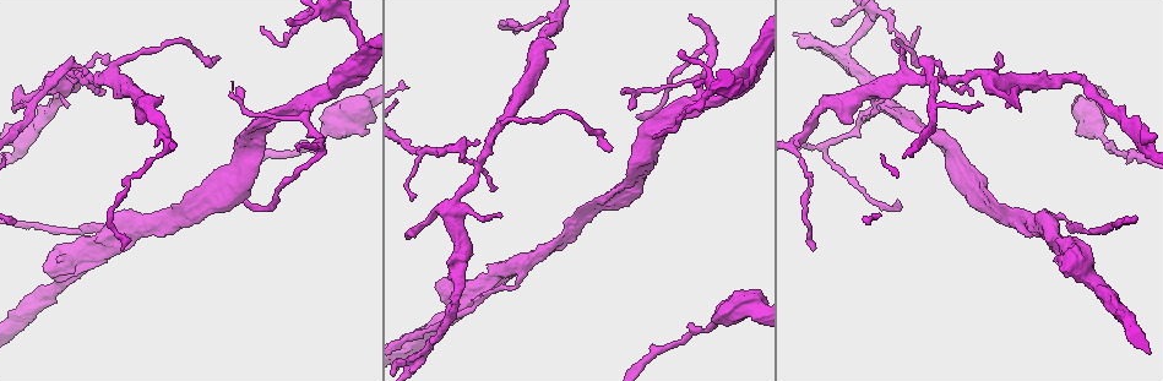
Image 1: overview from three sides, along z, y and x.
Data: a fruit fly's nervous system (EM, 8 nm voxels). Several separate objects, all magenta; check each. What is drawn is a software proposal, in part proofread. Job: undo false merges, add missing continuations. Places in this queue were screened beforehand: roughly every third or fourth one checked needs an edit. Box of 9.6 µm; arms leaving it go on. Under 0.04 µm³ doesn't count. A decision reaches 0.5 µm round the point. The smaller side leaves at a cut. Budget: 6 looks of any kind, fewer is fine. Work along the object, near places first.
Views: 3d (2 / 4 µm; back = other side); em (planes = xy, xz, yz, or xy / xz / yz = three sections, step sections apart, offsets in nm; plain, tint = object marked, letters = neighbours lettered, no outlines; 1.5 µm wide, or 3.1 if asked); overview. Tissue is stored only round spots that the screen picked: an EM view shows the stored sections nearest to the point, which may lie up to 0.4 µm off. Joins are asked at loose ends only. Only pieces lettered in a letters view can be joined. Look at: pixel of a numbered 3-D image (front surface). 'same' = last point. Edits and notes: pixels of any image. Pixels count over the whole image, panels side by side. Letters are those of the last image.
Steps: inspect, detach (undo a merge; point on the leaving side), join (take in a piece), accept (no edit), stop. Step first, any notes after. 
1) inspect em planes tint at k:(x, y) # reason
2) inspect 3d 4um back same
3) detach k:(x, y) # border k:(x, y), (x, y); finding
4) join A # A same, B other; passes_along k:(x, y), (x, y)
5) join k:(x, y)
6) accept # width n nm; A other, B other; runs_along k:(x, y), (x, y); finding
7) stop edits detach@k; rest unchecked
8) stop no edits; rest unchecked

inspect 3d 2um at 1:(573, 214) # branch stops here

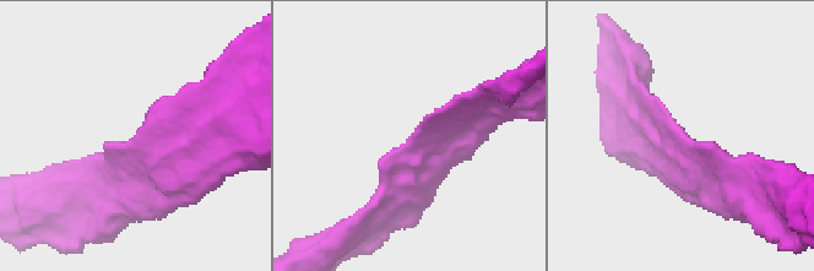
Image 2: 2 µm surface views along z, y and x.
inspect em planes letters at 2:(127, 142) # arm_widths 220, 240 nm

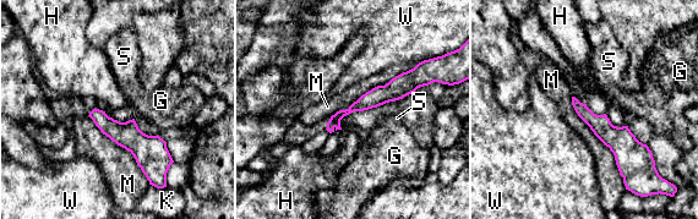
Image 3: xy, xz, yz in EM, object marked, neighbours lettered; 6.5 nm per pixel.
accept # G other, H other, K other, M other, S other, W other; runs_along 3:(415, 71), (330, 127); none of them fits

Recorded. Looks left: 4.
inspect 3d 2um at 1:(562, 13) # abrupt turn

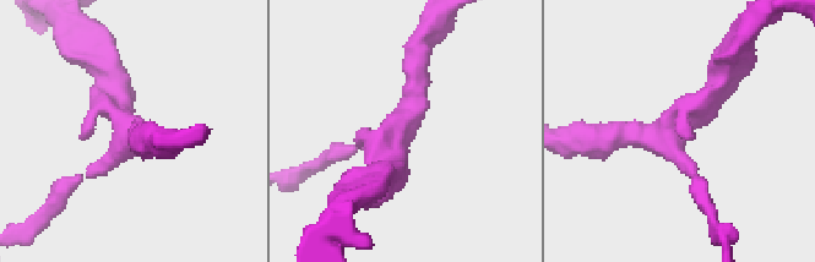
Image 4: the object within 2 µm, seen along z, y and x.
inspect em planes letters at 4:(401, 127) # need the tissue

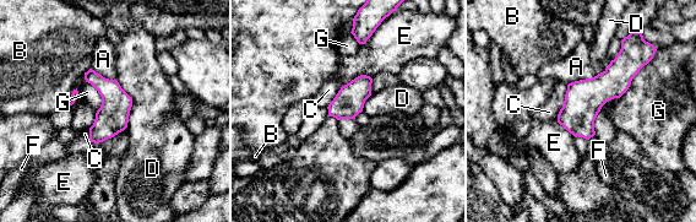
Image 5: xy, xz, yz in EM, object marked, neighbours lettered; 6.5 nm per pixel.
accept # width 190 nm; longest_contact G 340 nm; A other, B other, C other, D other, E other, F other, G other; all the same neuron

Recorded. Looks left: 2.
inspect em xy step 8 tint at 1:(479, 165) # abrupt turn

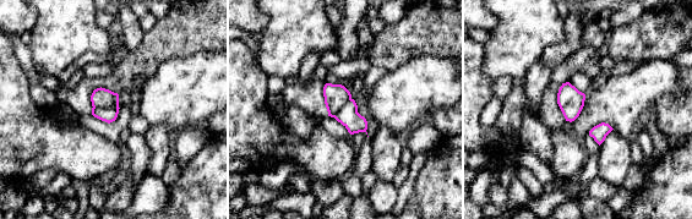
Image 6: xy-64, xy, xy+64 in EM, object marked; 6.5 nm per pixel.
inspect em planes letters same # another direction

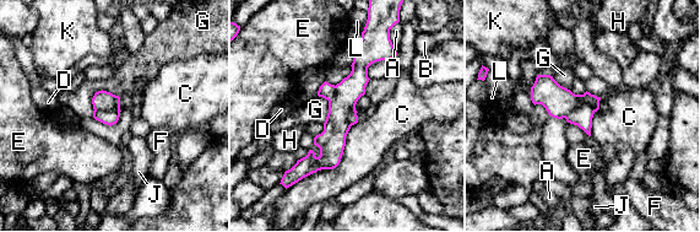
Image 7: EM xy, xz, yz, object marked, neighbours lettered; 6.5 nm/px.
detach 7:(581, 117) # width 180 nm; A other, B other, C other, D other, E other, F other, G other, H other, J other, K other, L other; border 7:(595, 111), (581, 104), (564, 117); a second neuron is stuck on

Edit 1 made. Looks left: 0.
stop edits detach@7; rest unchecked

